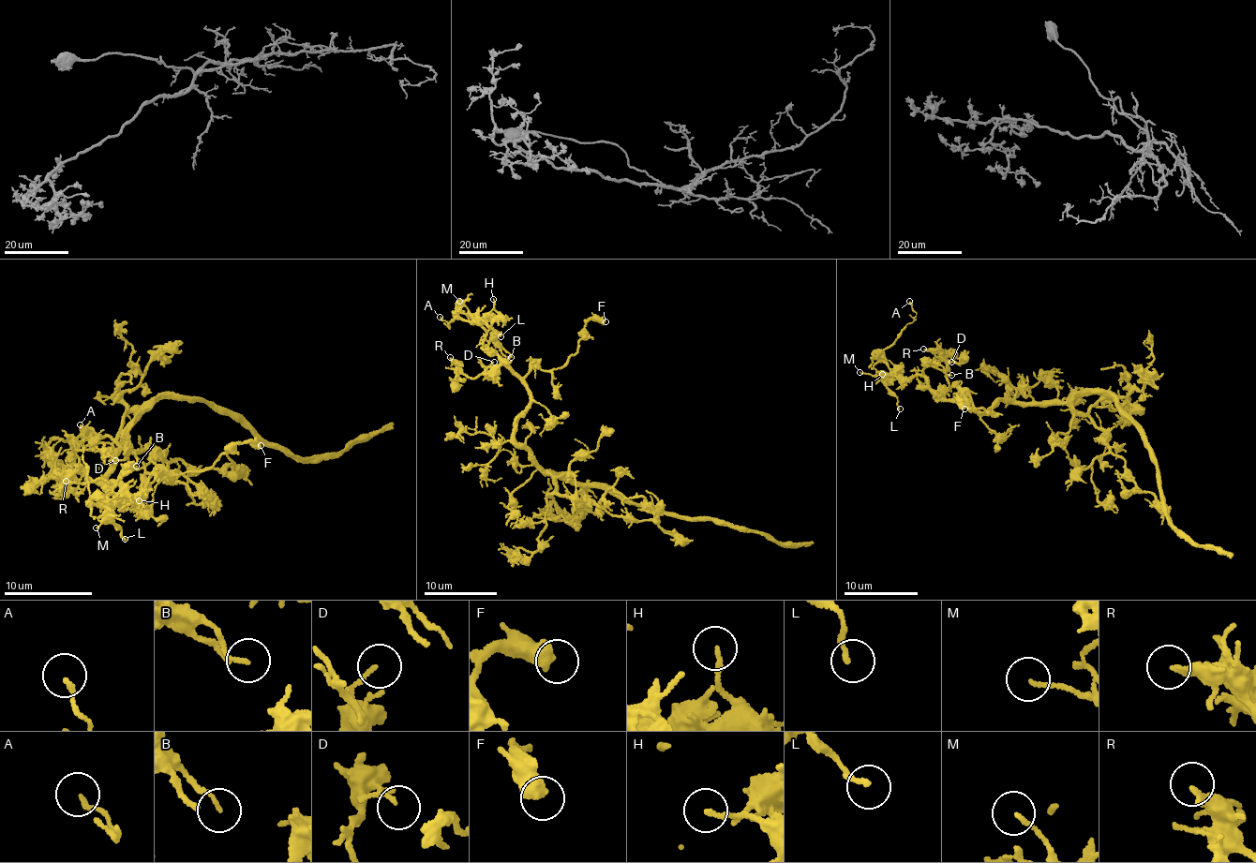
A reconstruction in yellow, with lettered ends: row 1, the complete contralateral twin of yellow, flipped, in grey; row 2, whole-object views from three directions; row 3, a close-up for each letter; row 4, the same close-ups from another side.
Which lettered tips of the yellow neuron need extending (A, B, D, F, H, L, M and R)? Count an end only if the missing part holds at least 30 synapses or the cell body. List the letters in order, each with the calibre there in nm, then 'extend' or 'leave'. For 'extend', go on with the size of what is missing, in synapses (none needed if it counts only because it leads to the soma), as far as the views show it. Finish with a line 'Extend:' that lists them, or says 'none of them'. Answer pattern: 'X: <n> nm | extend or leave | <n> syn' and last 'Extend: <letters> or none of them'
A: 140 nm | leave
B: 120 nm | leave
D: 130 nm | leave
F: 600 nm | leave
H: 150 nm | leave
L: 190 nm | leave
M: 130 nm | leave
R: 240 nm | leave
Extend: none of them

